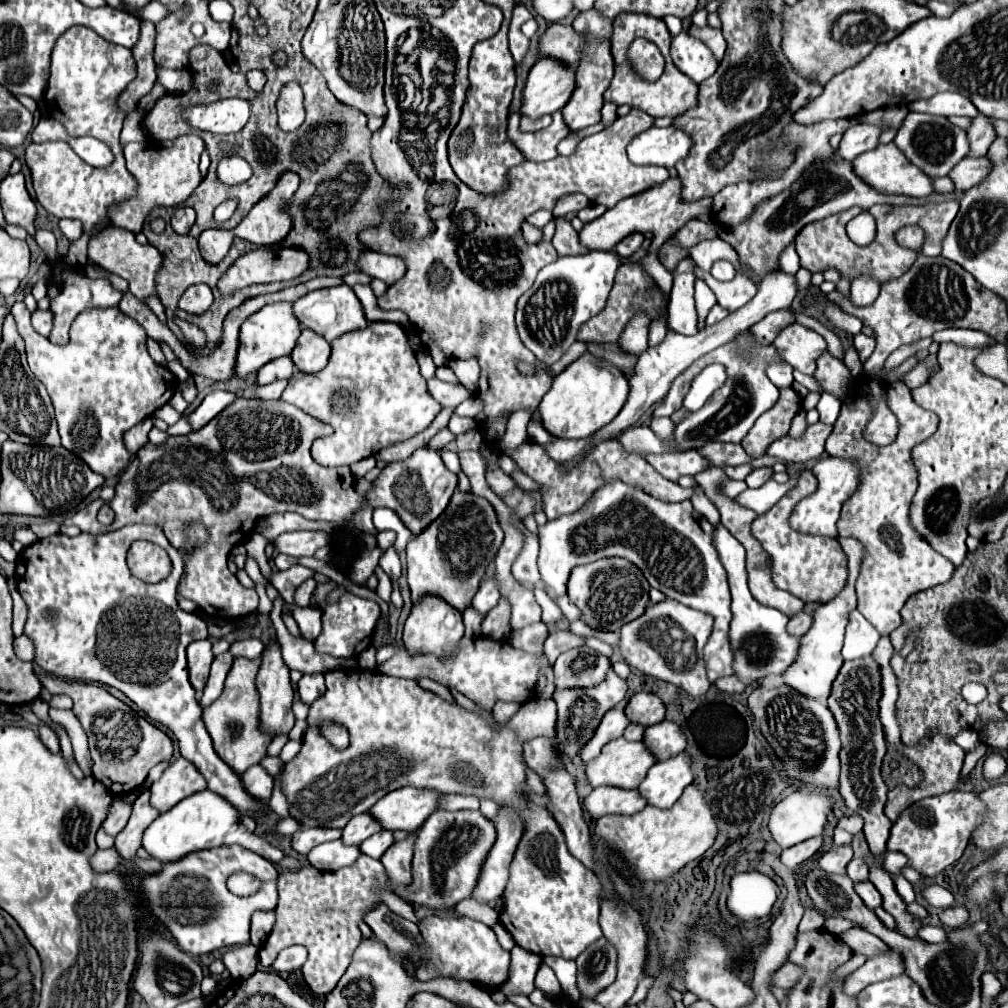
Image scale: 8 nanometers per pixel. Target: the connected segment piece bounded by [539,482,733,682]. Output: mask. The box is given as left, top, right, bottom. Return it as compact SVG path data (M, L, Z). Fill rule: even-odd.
M613 482L597 490L597 494L577 512L561 516L557 520L539 526L539 572L549 588L549 596L563 596L567 592L565 584L573 566L589 564L605 556L623 556L639 566L653 588L663 592L667 598L673 598L689 608L707 612L715 618L715 624L709 642L705 646L705 664L709 680L715 682L723 676L733 676L733 654L729 646L729 622L731 622L731 596L727 586L725 568L719 562L719 556L711 544L711 524L695 512L691 500L683 502L661 502L643 490L635 490L623 482Z

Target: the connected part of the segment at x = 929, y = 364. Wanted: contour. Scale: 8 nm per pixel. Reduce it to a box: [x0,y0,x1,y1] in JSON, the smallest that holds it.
[905,354,939,388]

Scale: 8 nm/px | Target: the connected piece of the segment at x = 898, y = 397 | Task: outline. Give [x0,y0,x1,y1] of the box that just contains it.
[825,382,955,636]

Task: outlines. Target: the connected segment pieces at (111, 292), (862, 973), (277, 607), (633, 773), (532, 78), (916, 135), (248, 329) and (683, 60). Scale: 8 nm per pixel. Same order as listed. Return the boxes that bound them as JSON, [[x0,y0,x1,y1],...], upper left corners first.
[[49,270,121,344],[845,948,905,996],[271,598,357,672],[585,738,655,790],[521,58,575,120],[895,112,969,178],[233,302,301,380],[671,32,719,84]]

